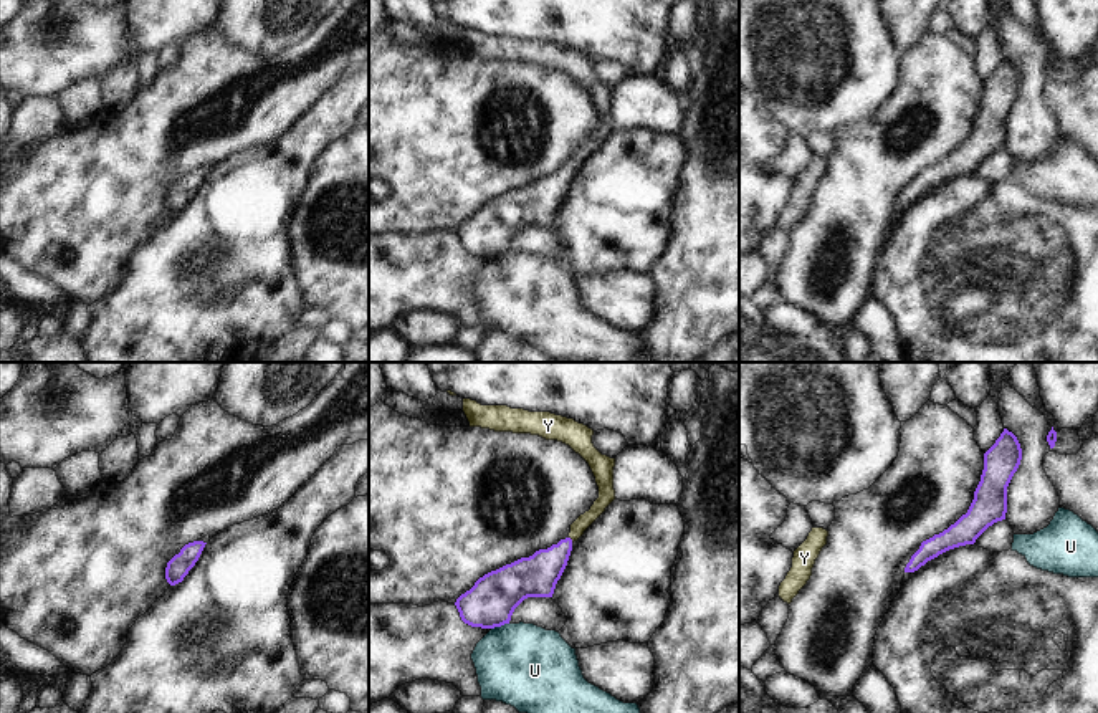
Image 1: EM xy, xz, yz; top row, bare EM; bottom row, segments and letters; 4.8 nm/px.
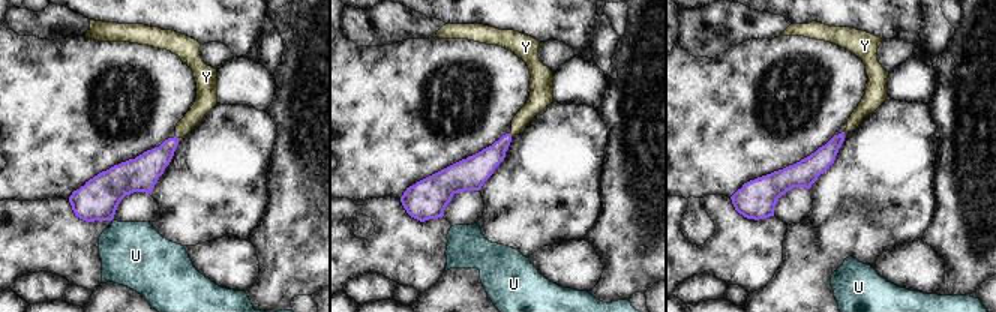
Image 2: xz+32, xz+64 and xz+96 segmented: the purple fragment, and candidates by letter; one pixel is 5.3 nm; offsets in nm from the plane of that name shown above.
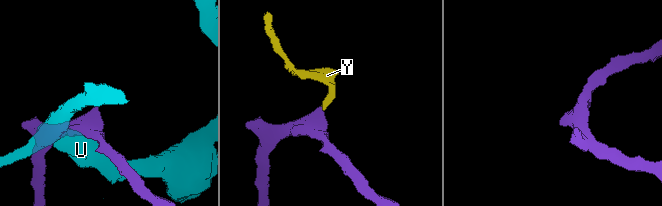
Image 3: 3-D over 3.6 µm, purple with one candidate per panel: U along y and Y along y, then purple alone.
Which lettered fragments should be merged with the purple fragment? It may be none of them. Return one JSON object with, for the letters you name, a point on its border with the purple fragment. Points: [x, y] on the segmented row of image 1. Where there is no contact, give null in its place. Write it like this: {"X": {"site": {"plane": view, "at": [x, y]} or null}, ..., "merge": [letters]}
{"Y": {"site": {"plane": "xz", "at": [571, 540]}}, "merge": ["Y"]}

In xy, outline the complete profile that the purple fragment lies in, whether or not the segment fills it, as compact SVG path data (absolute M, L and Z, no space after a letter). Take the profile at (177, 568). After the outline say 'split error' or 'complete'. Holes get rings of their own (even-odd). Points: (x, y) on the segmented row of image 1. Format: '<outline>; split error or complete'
M193 541L185 544L179 554L175 554L165 567L165 579L170 586L175 586L184 581L184 577L189 574L189 571L195 566L198 561L203 548L207 543L203 541Z; complete

